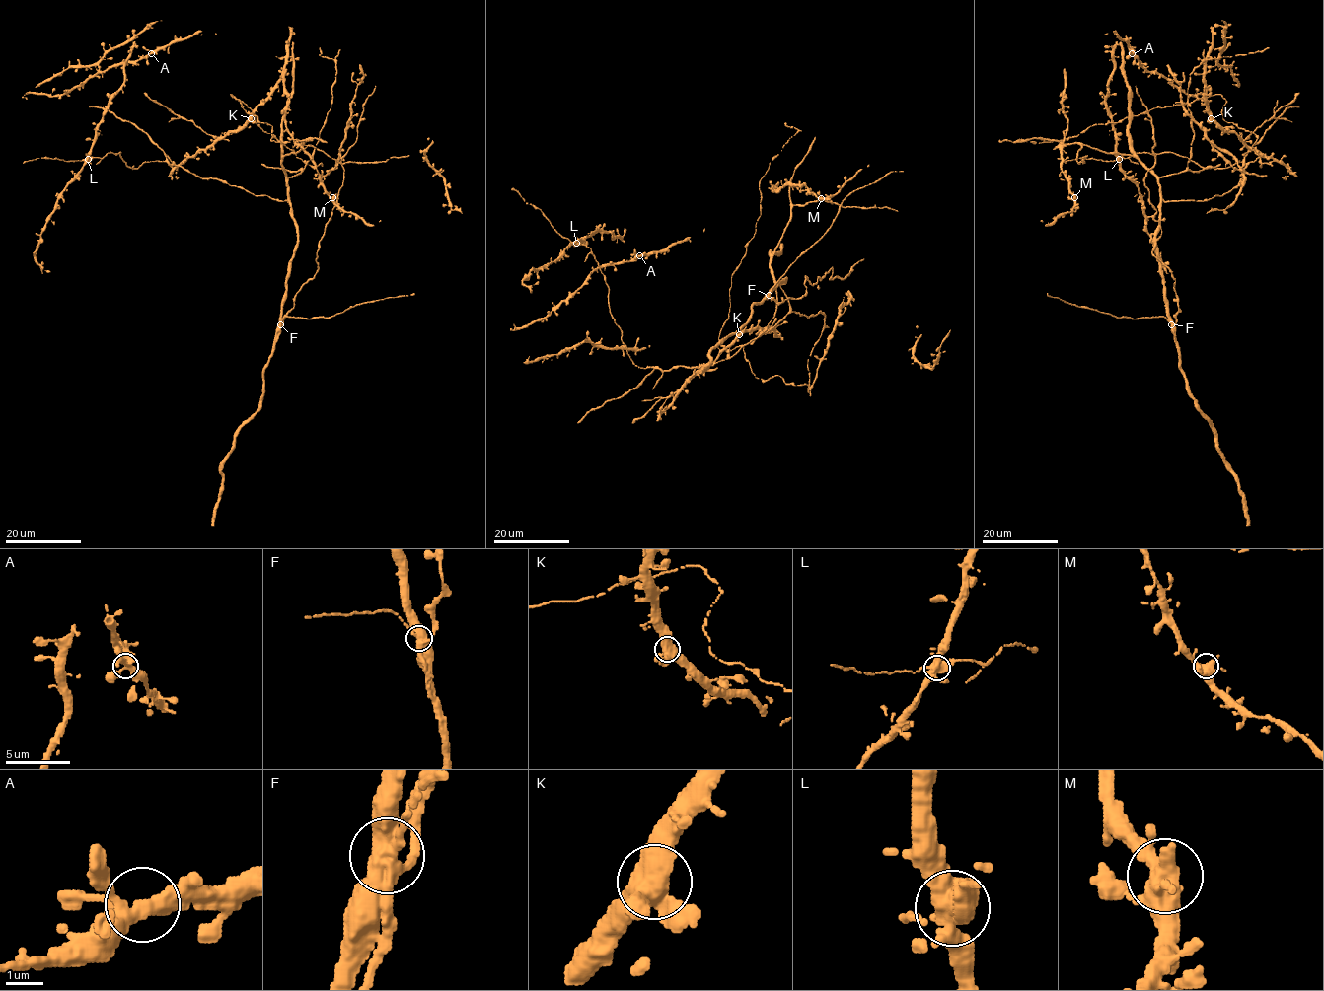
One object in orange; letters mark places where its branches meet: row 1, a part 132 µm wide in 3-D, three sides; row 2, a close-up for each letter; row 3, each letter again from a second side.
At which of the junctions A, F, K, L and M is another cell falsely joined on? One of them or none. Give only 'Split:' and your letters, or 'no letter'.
Split: no letter

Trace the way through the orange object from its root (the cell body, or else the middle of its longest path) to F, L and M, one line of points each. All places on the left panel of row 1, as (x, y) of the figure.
F: (180, 165), (201, 178), (216, 178), (255, 195), (288, 201), (297, 244), (286, 279), (286, 297), (280, 324)
L: (180, 165), (156, 160), (133, 169), (134, 166), (130, 168), (123, 161), (120, 152), (87, 159)
M: (180, 165), (201, 178), (287, 202), (282, 158), (299, 151), (302, 143), (332, 197)

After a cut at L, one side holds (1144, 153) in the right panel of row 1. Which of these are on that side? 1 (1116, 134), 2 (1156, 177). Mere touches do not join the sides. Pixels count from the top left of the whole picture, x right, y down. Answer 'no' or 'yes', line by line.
1: no
2: no

